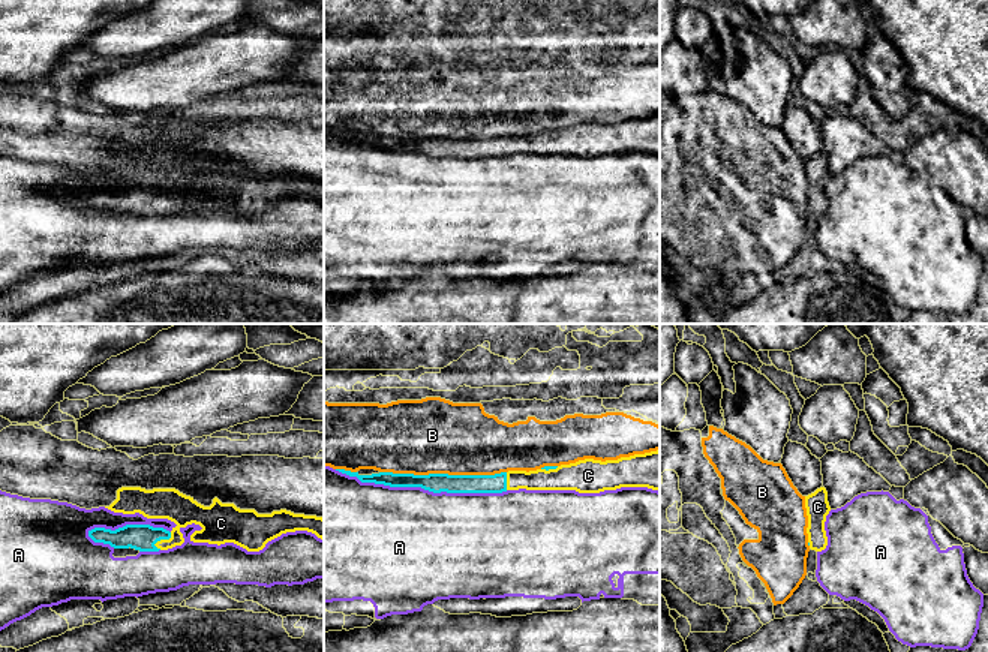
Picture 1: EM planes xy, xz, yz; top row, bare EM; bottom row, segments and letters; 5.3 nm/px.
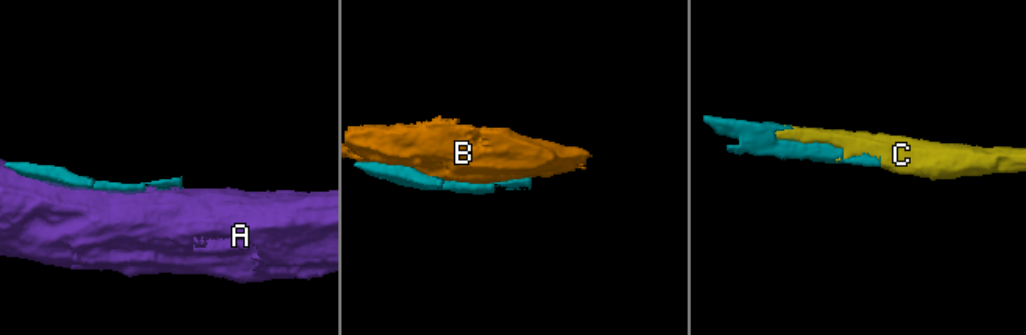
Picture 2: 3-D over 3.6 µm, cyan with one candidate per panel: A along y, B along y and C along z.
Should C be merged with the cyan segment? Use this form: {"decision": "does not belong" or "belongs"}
{"decision": "belongs"}

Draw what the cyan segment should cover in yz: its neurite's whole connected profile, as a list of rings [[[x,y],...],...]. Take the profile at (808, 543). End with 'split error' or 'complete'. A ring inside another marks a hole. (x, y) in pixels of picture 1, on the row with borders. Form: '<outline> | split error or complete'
[[[820,487],[814,493],[805,496],[805,508],[808,516],[808,546],[811,550],[822,552],[828,546],[825,522],[831,511],[826,489]]] | split error

